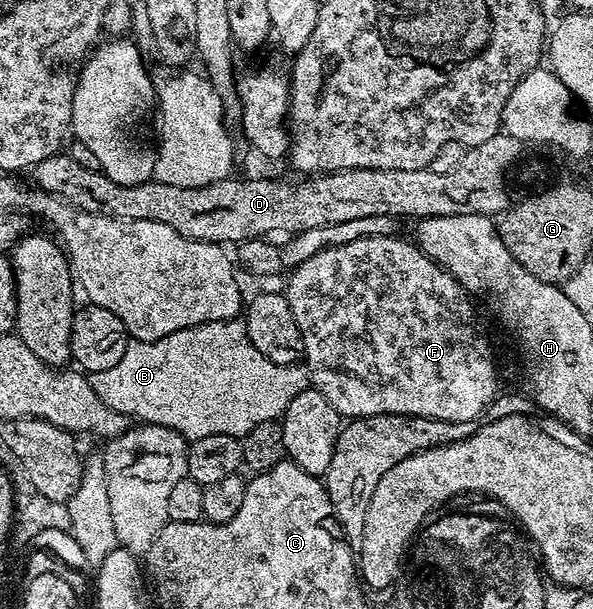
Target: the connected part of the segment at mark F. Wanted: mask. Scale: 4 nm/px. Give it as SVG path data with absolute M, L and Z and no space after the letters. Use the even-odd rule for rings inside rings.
M365 237L352 243L335 245L329 249L321 249L312 259L300 263L289 274L290 282L284 286L288 299L288 307L292 307L292 315L296 315L296 323L300 327L300 335L304 335L304 364L310 373L310 384L318 389L332 403L332 407L343 419L355 417L375 417L385 413L408 415L409 417L427 417L452 423L470 425L477 422L482 412L494 401L498 393L498 369L494 366L494 353L486 342L484 334L478 330L474 322L474 305L462 284L454 276L436 264L427 253L423 253L417 244L402 241L396 237Z

